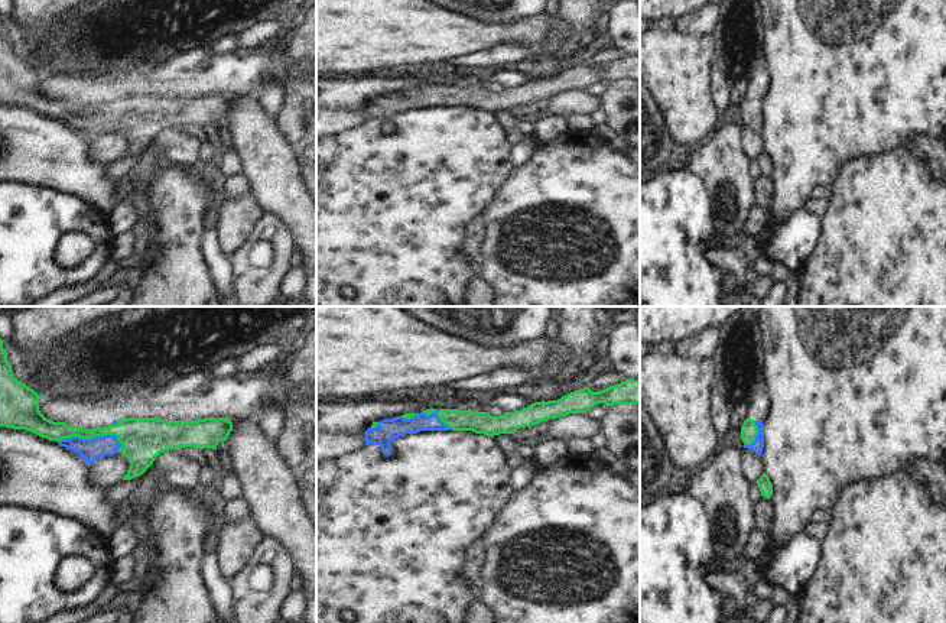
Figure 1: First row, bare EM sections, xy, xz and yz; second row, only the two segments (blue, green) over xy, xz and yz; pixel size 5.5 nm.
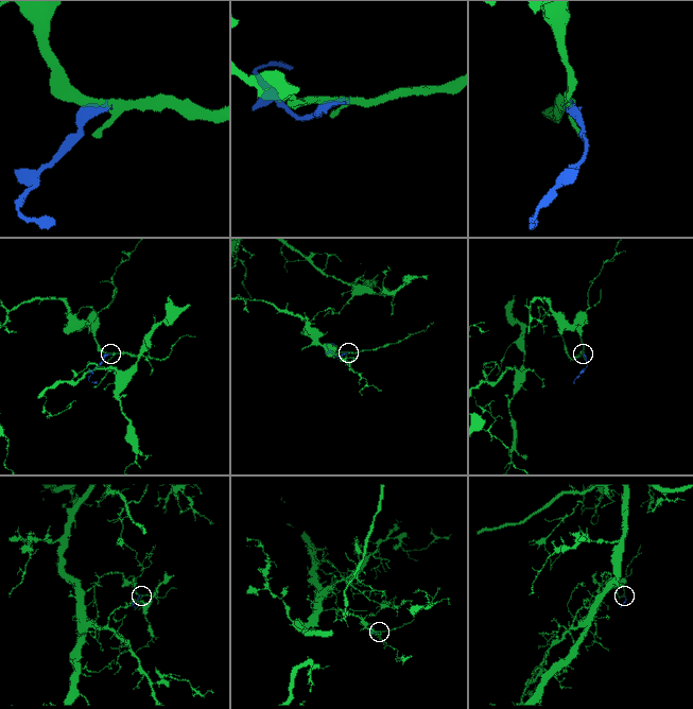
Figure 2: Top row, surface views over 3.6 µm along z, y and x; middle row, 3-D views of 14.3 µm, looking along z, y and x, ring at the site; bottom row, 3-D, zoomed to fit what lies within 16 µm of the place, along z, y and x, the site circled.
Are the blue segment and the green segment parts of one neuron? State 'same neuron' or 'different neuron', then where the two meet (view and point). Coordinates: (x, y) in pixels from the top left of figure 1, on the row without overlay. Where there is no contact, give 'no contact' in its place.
same neuron | xy (91, 114)

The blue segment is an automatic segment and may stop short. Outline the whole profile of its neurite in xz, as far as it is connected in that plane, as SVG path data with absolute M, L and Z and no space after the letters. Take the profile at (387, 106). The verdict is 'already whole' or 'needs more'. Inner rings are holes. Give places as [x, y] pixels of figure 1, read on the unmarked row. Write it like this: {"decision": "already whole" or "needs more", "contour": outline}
{"decision": "needs more", "contour": "M627 55L599 68L583 64L562 72L557 77L534 78L527 84L491 93L488 88L459 85L426 85L420 90L404 90L391 95L373 98L364 108L365 121L376 120L384 132L391 130L390 119L406 110L420 107L472 107L494 113L514 110L518 104L537 101L546 95L556 95L569 90L586 90L598 80L640 81L640 56Z"}

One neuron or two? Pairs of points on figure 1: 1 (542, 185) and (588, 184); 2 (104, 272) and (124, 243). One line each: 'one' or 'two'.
1: one
2: two

